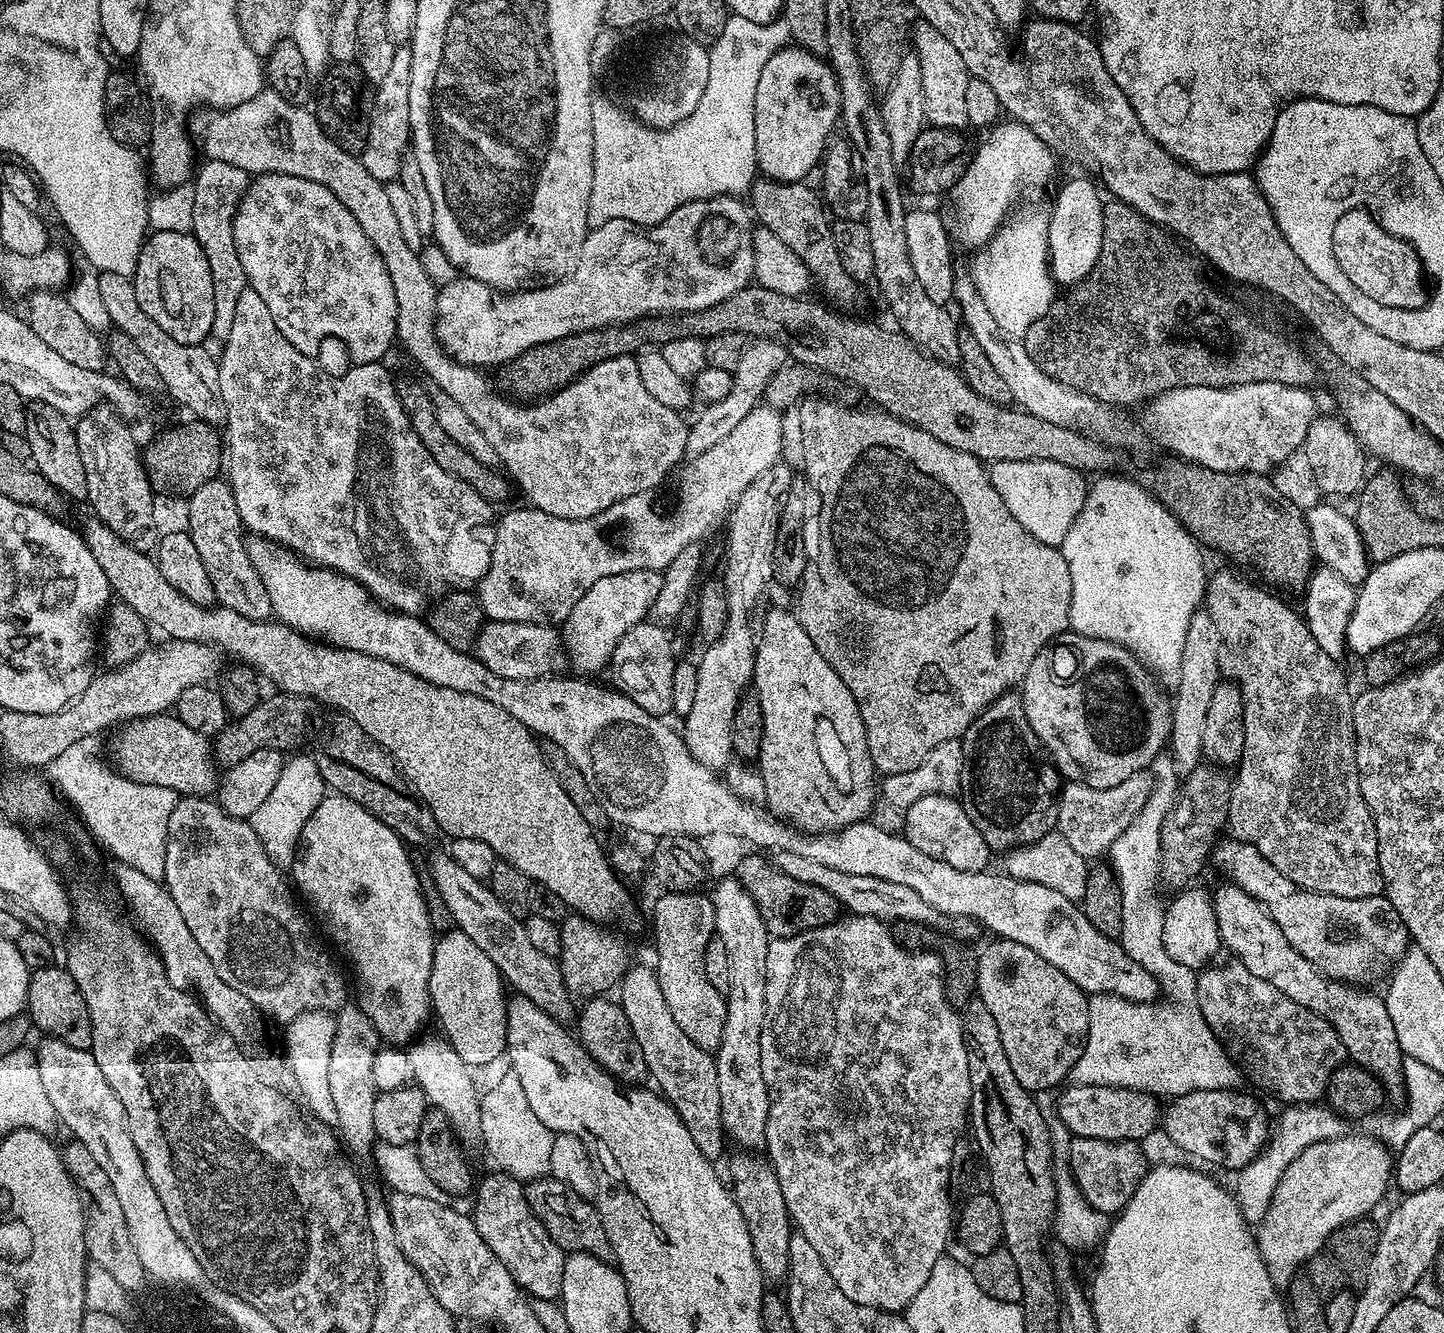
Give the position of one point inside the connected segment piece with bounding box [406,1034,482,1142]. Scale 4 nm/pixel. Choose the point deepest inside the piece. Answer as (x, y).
(447, 1083)

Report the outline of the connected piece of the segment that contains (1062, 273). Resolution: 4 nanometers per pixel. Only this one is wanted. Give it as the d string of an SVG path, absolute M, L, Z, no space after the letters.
M1088 180L1066 181L1048 212L1048 270L1057 285L1071 286L1089 279L1098 262L1104 200L1101 189L1093 184Z

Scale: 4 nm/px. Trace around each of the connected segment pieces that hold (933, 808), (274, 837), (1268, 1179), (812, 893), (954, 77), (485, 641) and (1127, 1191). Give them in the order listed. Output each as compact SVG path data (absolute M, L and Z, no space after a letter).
M930 794L926 798L918 798L918 802L907 808L903 816L902 834L910 842L910 846L918 846L922 854L930 854L930 858L938 858L954 866L954 870L983 872L989 867L990 849L982 834L978 834L978 826L970 822L970 814L966 814L963 804L956 796Z
M292 754L285 759L282 774L278 774L278 782L274 782L274 790L270 790L269 796L250 817L254 834L258 834L266 854L282 870L291 869L292 863L296 861L296 847L302 826L306 826L310 814L318 810L326 795L324 779L316 765L316 756L300 755L304 754Z
M1320 1106L1285 1107L1280 1121L1277 1124L1275 1121L1274 1131L1271 1133L1264 1151L1256 1155L1254 1162L1250 1162L1245 1168L1241 1168L1235 1173L1234 1195L1242 1210L1242 1218L1248 1225L1255 1226L1264 1219L1266 1210L1270 1206L1270 1198L1291 1160L1298 1158L1298 1154L1302 1154L1302 1150L1306 1150L1323 1140L1331 1140L1332 1137L1341 1135L1341 1117L1327 1106L1316 1107Z
M753 854L743 858L734 877L753 899L770 937L802 934L806 930L832 924L841 915L840 903L830 894L826 894L826 890L810 886L810 882L798 882L798 878L790 878L790 874L777 868L769 857L767 860L764 856L767 855Z
M920 22L915 25L910 36L911 47L914 55L922 66L922 94L926 94L925 121L933 128L946 128L951 130L964 130L969 127L966 118L966 86L969 75L966 62L954 50L954 45L947 38L942 38L934 26Z
M488 620L476 636L474 656L494 674L515 680L543 680L555 673L562 654L562 636L555 627L526 622Z
M1085 1136L1069 1139L1066 1163L1086 1202L1090 1202L1095 1212L1119 1214L1126 1206L1150 1167L1150 1161L1144 1157L1140 1147L1135 1140L1103 1140Z

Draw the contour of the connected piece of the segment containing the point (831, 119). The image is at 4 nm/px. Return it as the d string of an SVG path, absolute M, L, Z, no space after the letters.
M799 46L779 48L774 58L762 66L754 96L757 169L767 179L787 184L808 178L804 176L810 175L812 167L821 163L839 119L839 80L829 61Z

